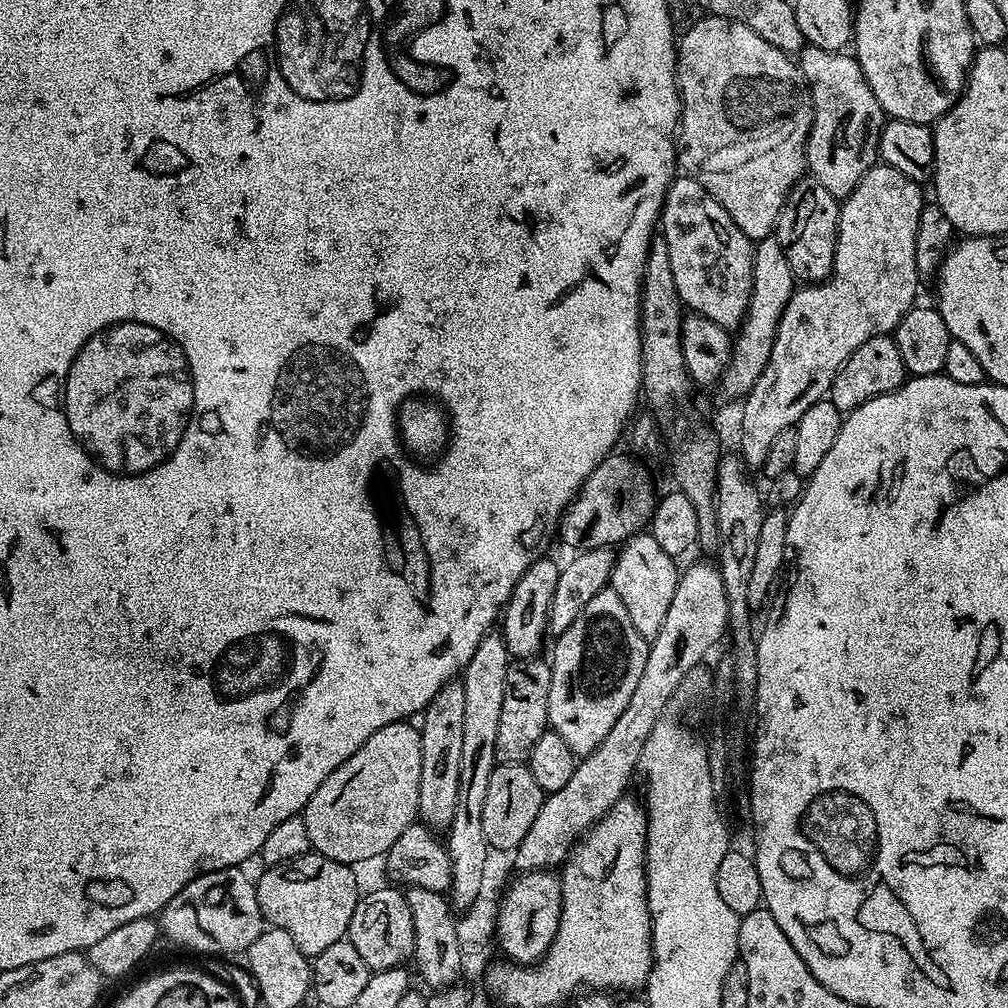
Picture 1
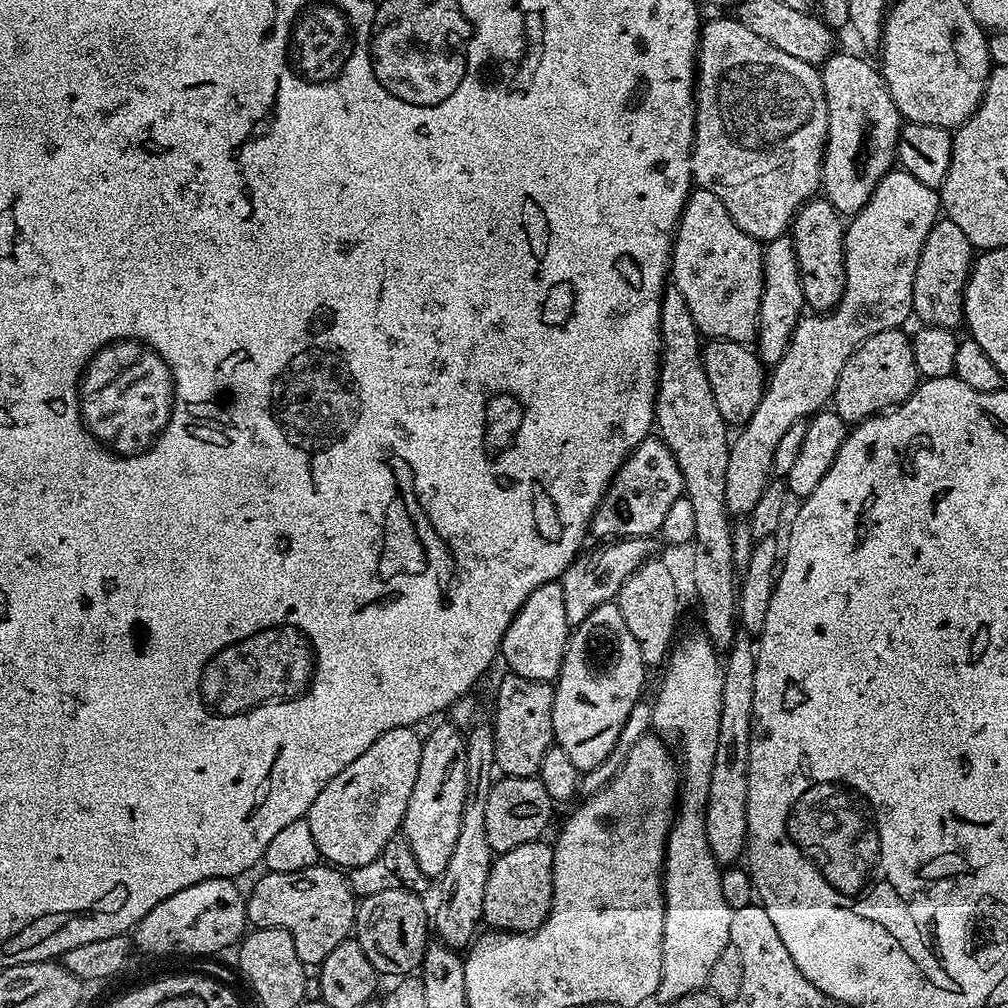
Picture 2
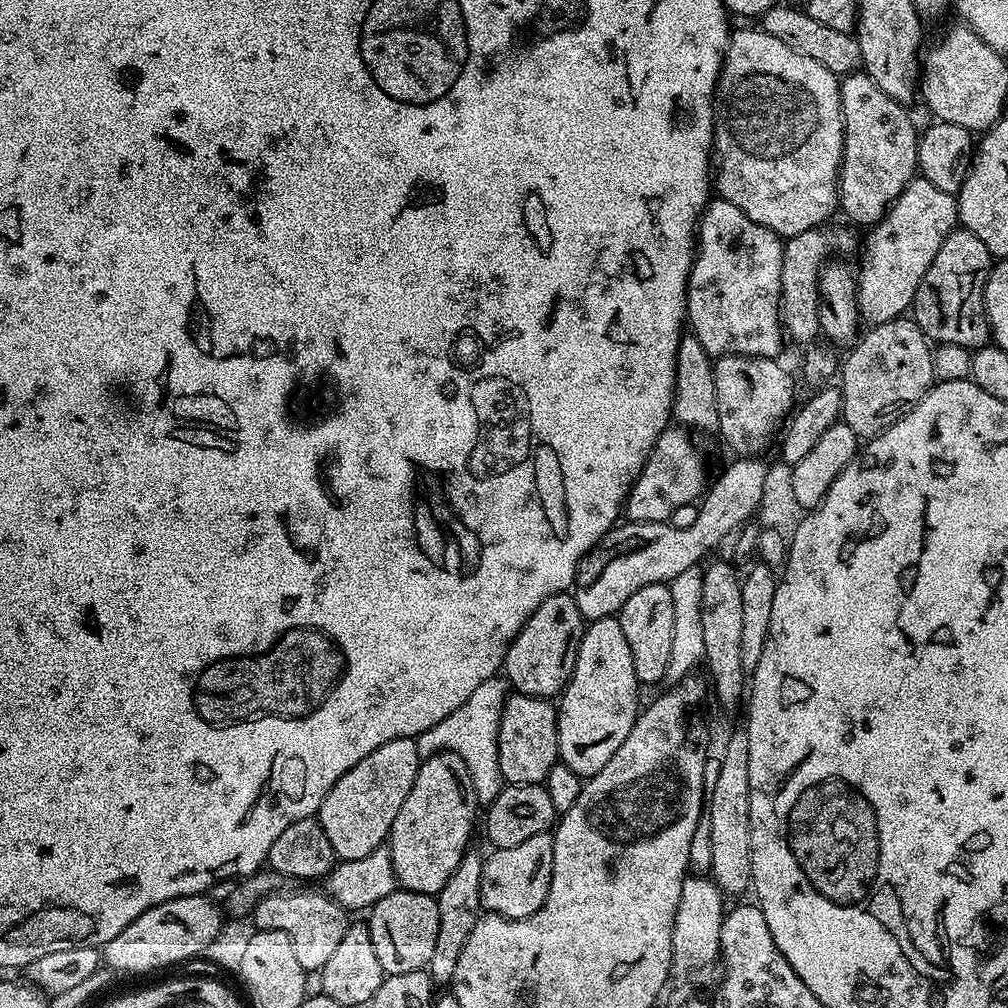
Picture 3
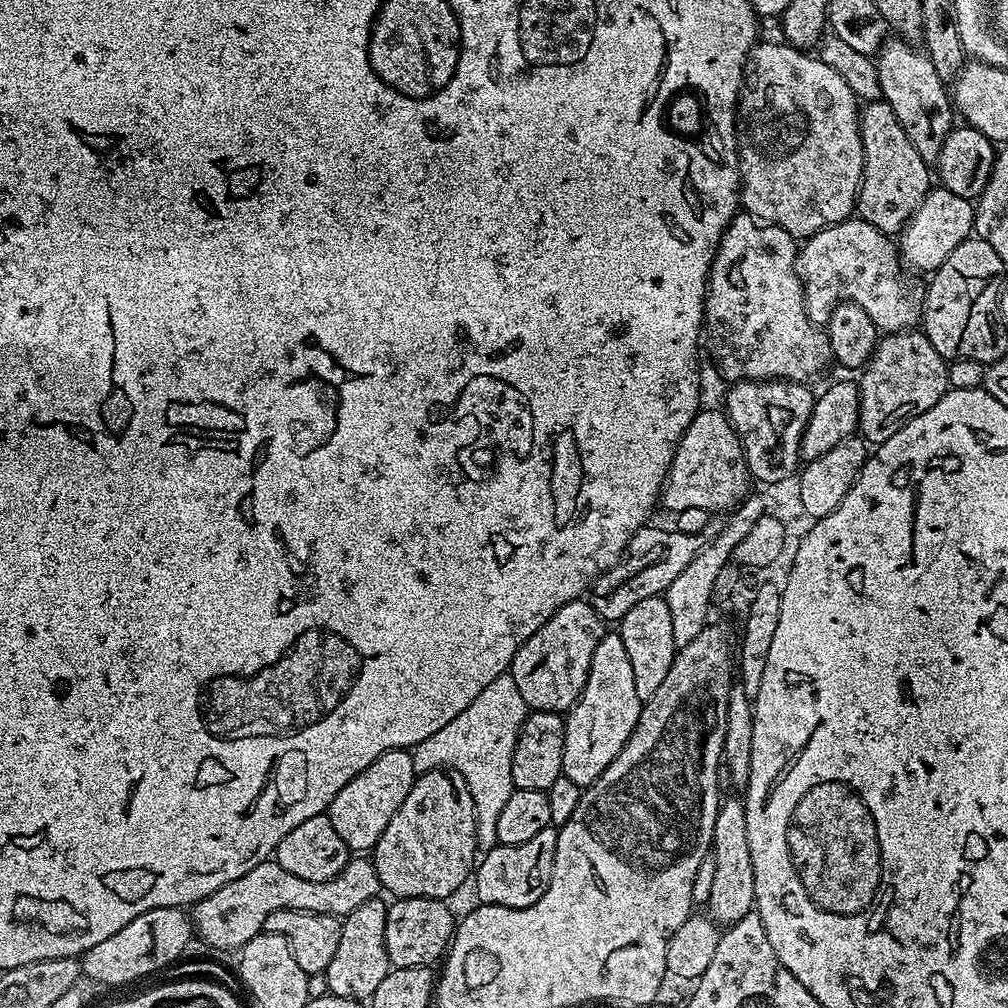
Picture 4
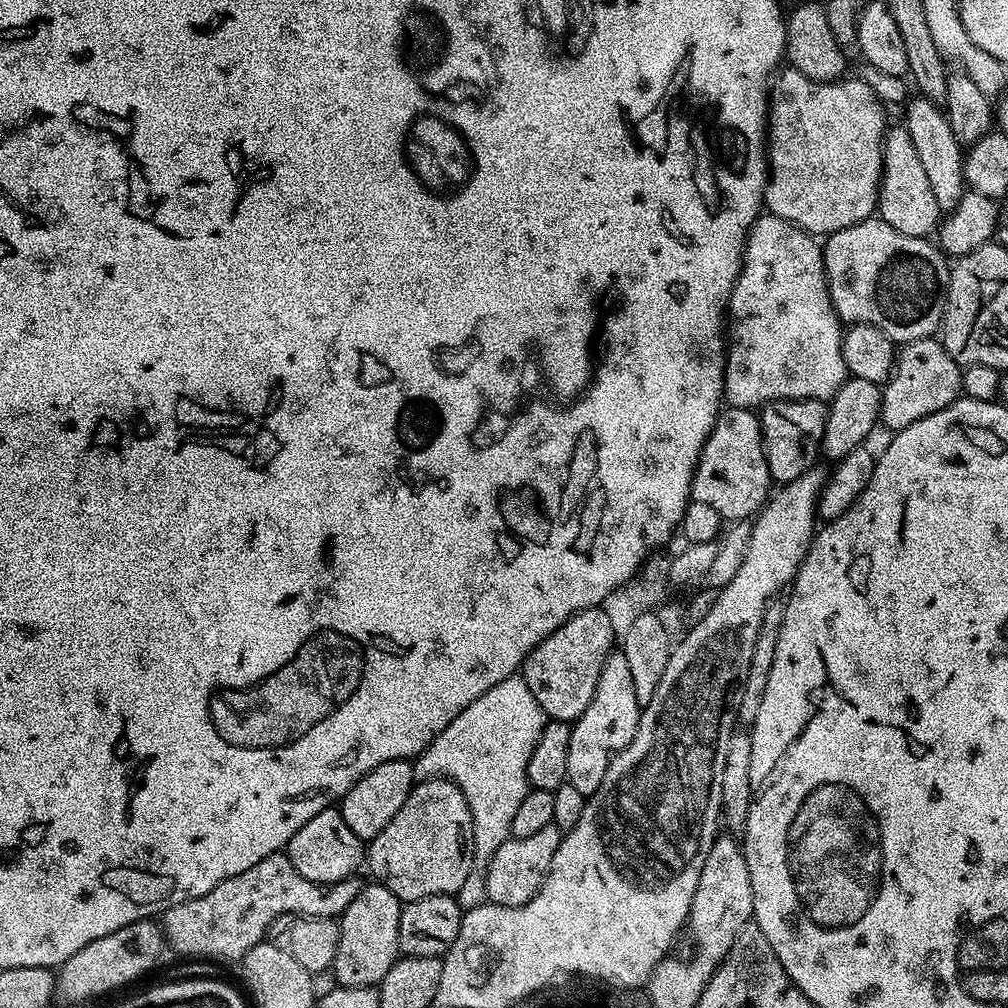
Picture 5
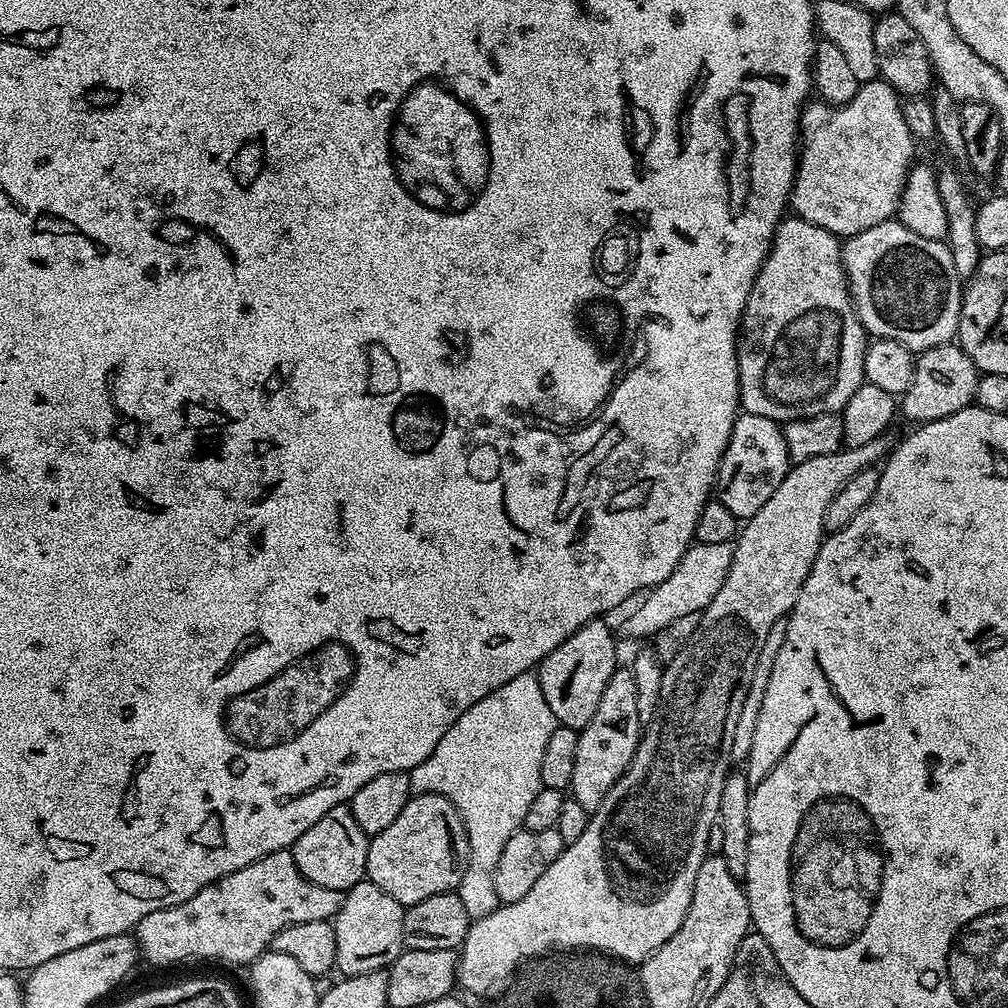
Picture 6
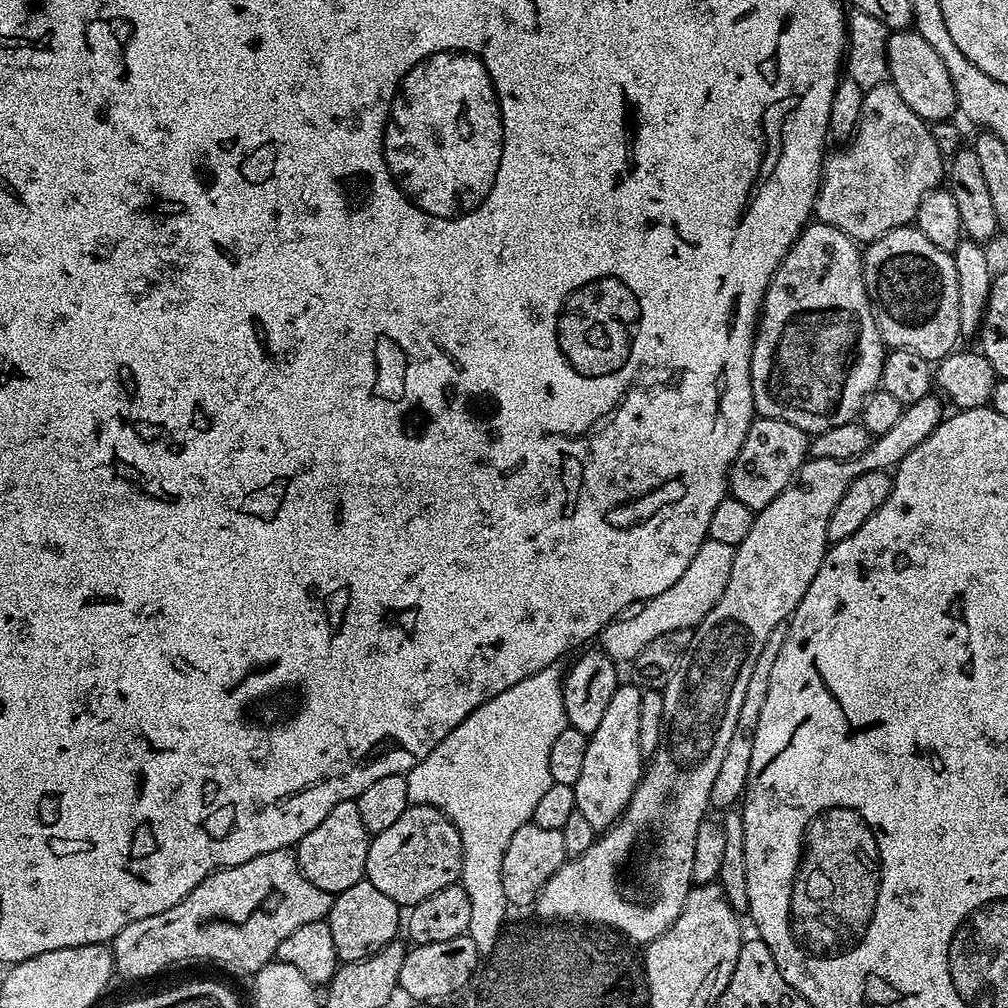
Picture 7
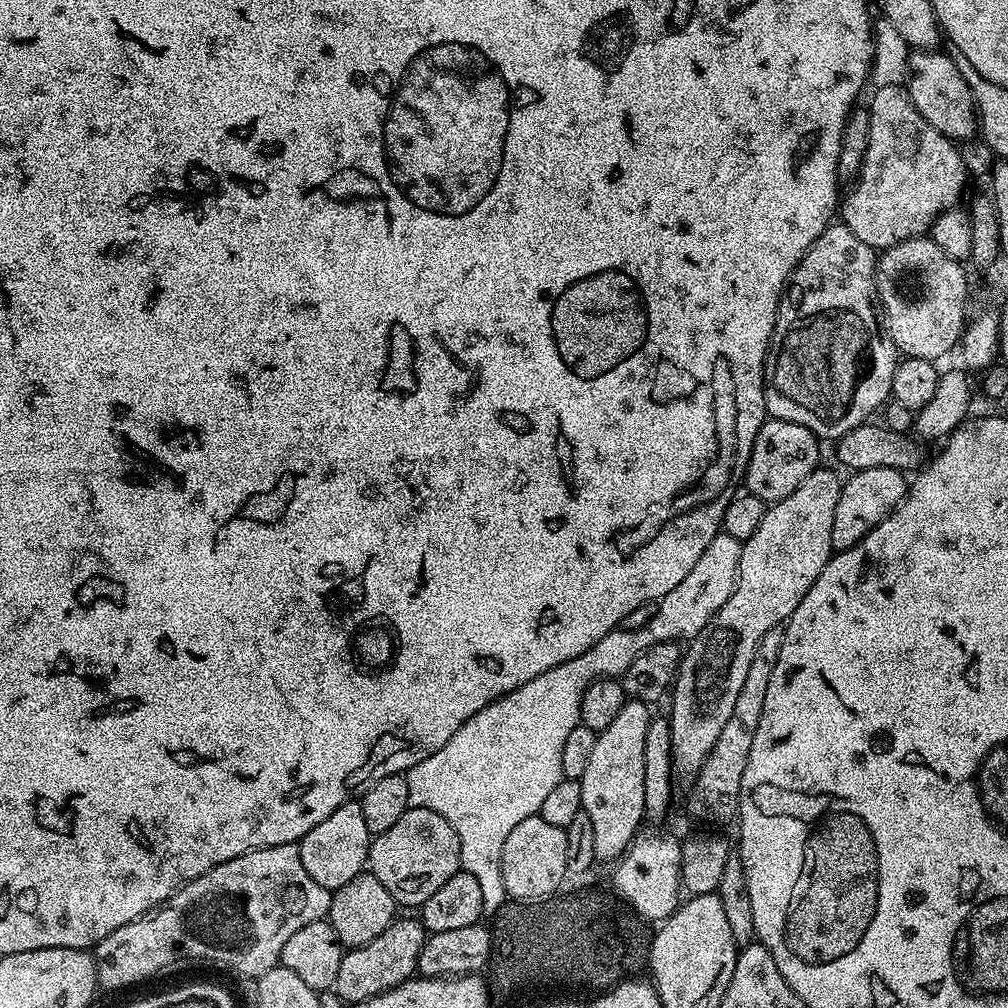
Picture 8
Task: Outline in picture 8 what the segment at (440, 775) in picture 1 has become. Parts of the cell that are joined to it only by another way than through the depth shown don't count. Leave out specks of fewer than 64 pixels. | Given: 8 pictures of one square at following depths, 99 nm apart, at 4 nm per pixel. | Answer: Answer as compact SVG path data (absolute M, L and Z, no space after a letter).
M408 807L390 830L382 830L382 834L371 837L366 868L390 890L397 905L423 906L434 890L439 890L455 872L461 871L458 834L454 834L450 822L446 822L442 814Z

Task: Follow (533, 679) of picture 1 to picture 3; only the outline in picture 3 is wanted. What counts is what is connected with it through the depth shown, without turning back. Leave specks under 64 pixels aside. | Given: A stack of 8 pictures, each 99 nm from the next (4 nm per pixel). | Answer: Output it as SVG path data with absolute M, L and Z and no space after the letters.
M513 691L502 706L502 718L498 726L498 766L502 770L505 785L543 784L546 774L560 760L558 746L557 705L551 699L542 696L528 696L525 692Z

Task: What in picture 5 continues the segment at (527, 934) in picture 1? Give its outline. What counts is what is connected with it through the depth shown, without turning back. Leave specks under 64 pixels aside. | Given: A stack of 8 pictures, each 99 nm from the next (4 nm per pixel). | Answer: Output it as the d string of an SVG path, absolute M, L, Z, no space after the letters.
M553 823L550 826L545 826L543 830L529 834L527 838L512 836L506 842L502 842L502 846L498 846L498 854L494 854L494 858L490 858L488 869L484 871L487 899L498 908L513 908L530 902L530 898L534 898L534 894L538 894L538 890L546 878L546 874L550 870L550 862L554 862L554 854L560 845L561 835L559 826Z

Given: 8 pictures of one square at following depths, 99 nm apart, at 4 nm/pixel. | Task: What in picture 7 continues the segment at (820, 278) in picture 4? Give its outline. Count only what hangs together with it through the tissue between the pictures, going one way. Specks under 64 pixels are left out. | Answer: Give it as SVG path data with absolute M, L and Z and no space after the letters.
M905 226L902 228L891 228L889 232L882 234L882 238L871 241L863 249L862 259L868 300L872 303L872 313L876 319L880 337L884 339L885 345L889 349L905 348L906 350L914 350L914 354L922 354L922 358L926 358L929 362L939 362L957 347L956 340L959 341L961 339L960 323L958 322L958 270L952 261L952 253L938 250L938 246L934 246L934 242L930 242L930 238L926 238L926 234L919 232L915 226Z

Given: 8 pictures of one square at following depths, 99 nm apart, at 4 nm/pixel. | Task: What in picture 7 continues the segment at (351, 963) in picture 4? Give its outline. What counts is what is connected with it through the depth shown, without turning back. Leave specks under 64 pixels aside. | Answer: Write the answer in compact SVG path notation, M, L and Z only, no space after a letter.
M365 878L350 886L350 890L335 893L326 919L334 937L337 961L365 960L397 939L396 931L402 928L402 908Z

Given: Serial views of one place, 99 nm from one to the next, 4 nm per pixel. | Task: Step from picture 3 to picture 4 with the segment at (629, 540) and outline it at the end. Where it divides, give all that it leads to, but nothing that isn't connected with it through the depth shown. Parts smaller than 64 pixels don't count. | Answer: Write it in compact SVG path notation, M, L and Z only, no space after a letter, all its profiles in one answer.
M652 527L639 528L624 548L620 561L592 581L590 603L601 620L619 622L628 613L630 606L638 606L642 598L663 594L670 586L670 582L674 582L674 578L678 578L678 574L682 574L682 570L690 566L690 562L704 547L703 535L677 532L671 527Z

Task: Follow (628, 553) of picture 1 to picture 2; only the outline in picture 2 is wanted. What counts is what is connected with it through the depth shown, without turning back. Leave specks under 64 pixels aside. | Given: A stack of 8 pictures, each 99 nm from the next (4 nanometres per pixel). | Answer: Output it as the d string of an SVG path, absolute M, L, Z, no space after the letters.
M649 559L637 572L630 574L630 578L622 582L614 601L618 610L622 610L622 618L630 634L634 634L638 642L638 650L642 650L642 662L645 666L663 665L667 661L677 639L676 615L680 612L680 592L676 589L676 576L662 561L656 559Z

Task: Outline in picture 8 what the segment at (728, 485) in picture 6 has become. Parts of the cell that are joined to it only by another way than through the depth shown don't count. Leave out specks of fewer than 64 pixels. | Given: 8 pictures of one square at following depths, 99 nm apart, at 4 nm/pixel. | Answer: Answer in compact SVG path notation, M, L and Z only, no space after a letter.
M765 419L754 438L754 446L750 450L748 465L742 481L747 495L762 498L765 505L771 506L776 501L786 498L786 494L794 494L798 486L802 486L805 478L821 463L821 441L806 426L798 426L798 422Z

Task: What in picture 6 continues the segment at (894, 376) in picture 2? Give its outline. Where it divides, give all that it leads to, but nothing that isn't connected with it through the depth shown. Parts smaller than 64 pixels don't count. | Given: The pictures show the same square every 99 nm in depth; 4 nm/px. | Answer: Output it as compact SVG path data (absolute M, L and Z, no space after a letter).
M949 342L928 348L916 356L914 378L910 378L910 386L899 397L899 411L906 419L916 420L912 422L917 425L929 424L950 414L958 414L958 410L969 407L975 401L980 378L981 373L971 358L961 350L959 343Z

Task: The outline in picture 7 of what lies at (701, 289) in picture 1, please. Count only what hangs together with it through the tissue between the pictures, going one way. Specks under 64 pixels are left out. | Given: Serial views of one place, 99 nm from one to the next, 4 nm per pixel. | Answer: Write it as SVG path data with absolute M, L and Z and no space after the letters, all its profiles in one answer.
M809 223L801 232L800 237L790 246L786 258L782 258L782 262L764 295L764 306L760 310L760 319L756 326L756 341L752 344L752 361L750 362L752 406L755 415L790 422L809 434L825 432L834 426L851 424L859 417L860 409L868 401L868 395L880 388L880 375L882 374L885 355L886 345L884 339L880 337L880 331L872 313L872 303L868 300L868 291L864 281L864 262L857 241L851 240L849 236L842 234L842 230L838 230L829 224Z

